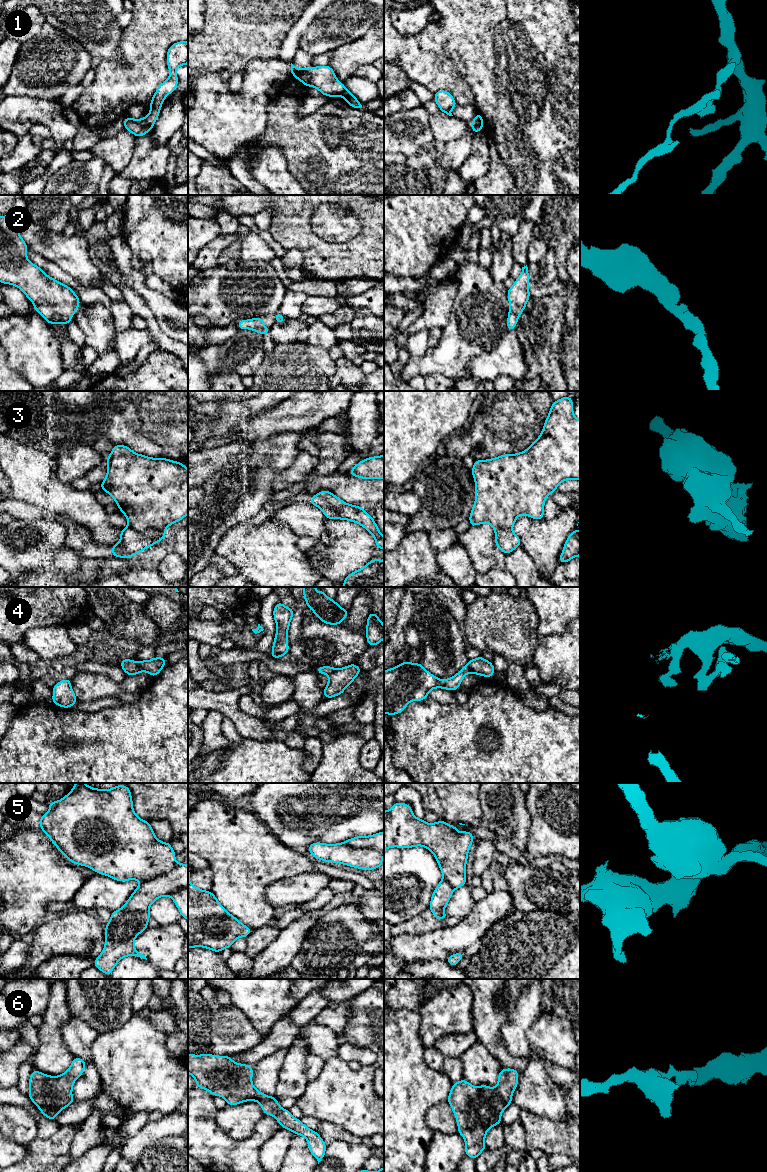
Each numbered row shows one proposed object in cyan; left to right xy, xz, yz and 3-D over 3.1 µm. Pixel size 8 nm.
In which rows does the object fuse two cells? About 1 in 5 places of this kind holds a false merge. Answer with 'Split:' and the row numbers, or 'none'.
Split: 1, 3, 4, 5

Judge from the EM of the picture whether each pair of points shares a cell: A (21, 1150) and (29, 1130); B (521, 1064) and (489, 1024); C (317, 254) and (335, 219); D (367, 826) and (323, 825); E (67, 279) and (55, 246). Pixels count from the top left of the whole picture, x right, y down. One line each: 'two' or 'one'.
A: two
B: one
C: two
D: one
E: two

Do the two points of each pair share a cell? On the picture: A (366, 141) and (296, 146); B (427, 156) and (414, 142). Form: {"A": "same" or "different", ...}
{"A": "same", "B": "different"}

